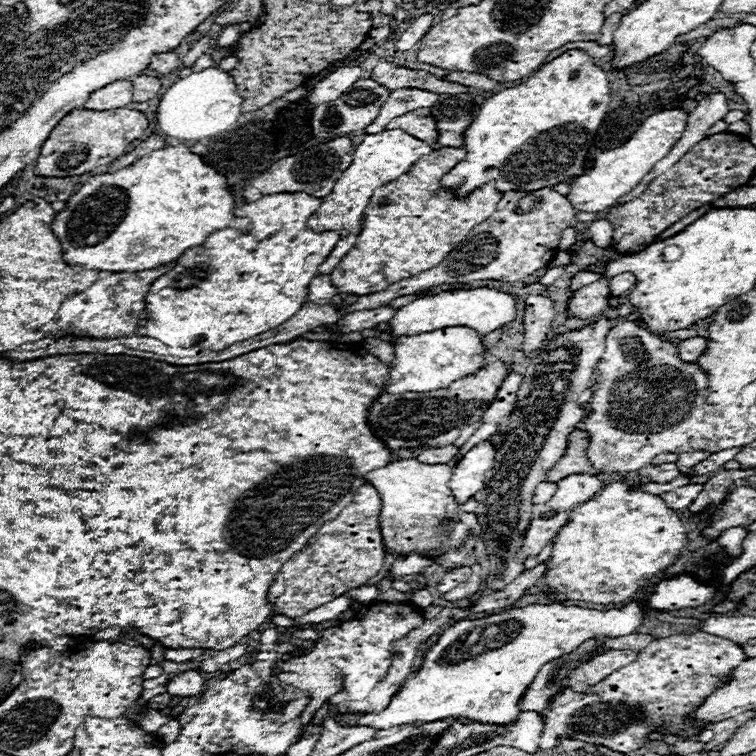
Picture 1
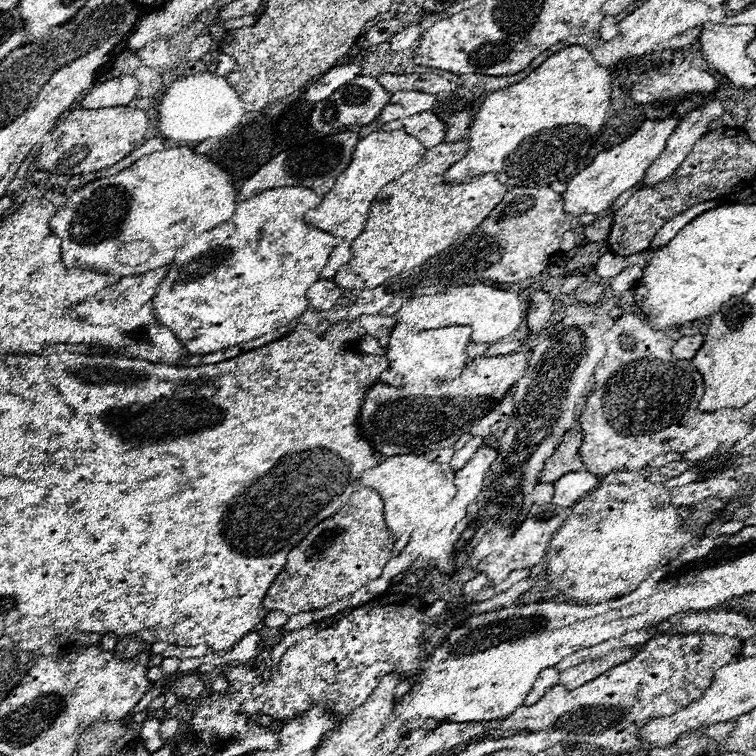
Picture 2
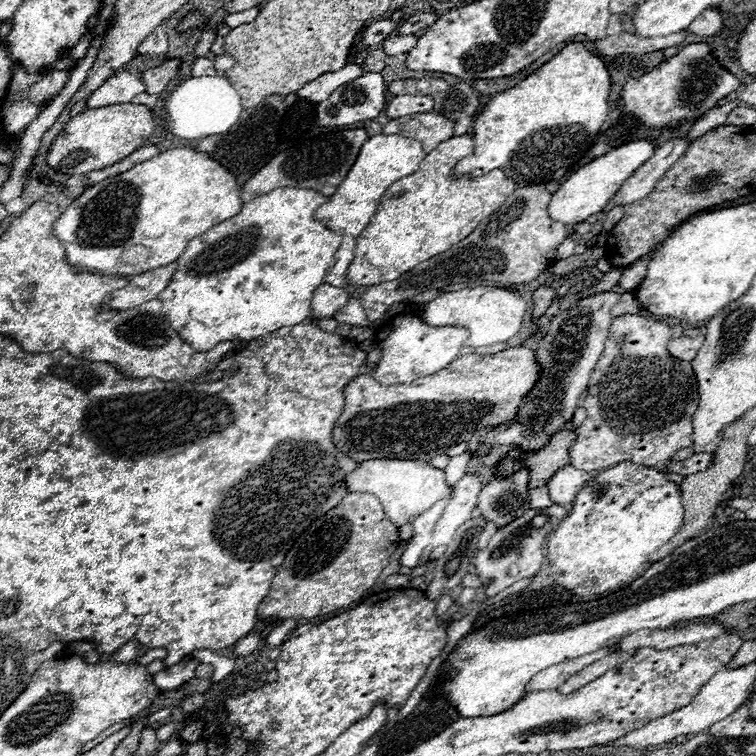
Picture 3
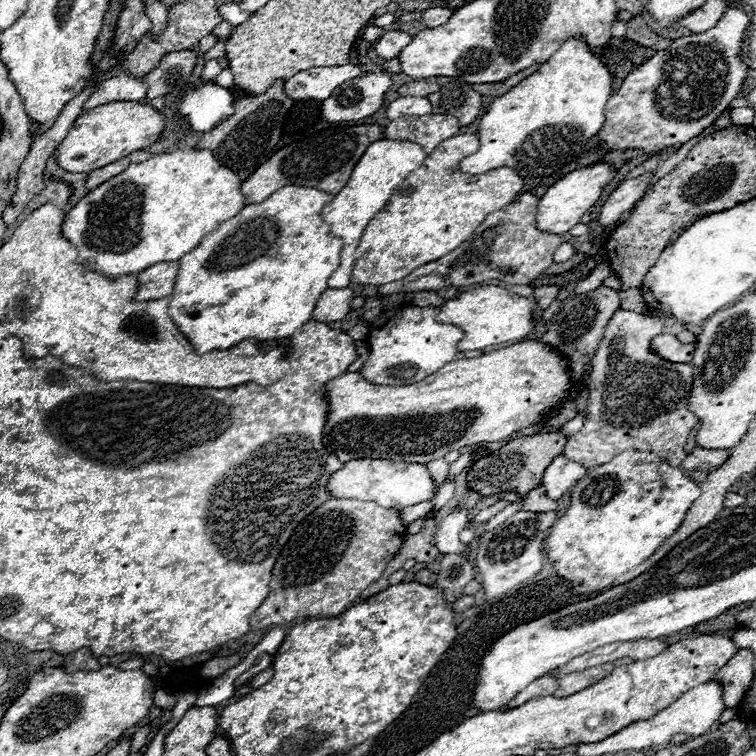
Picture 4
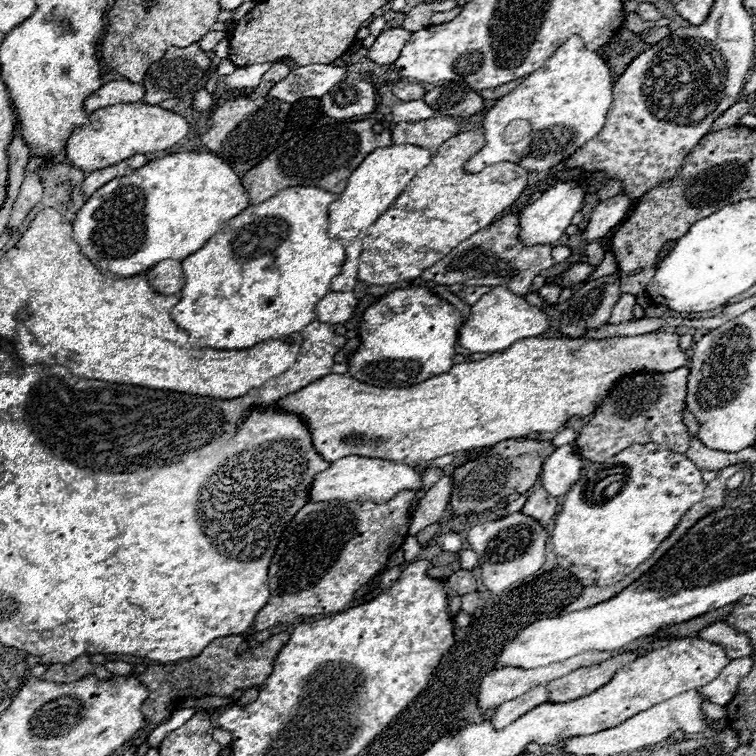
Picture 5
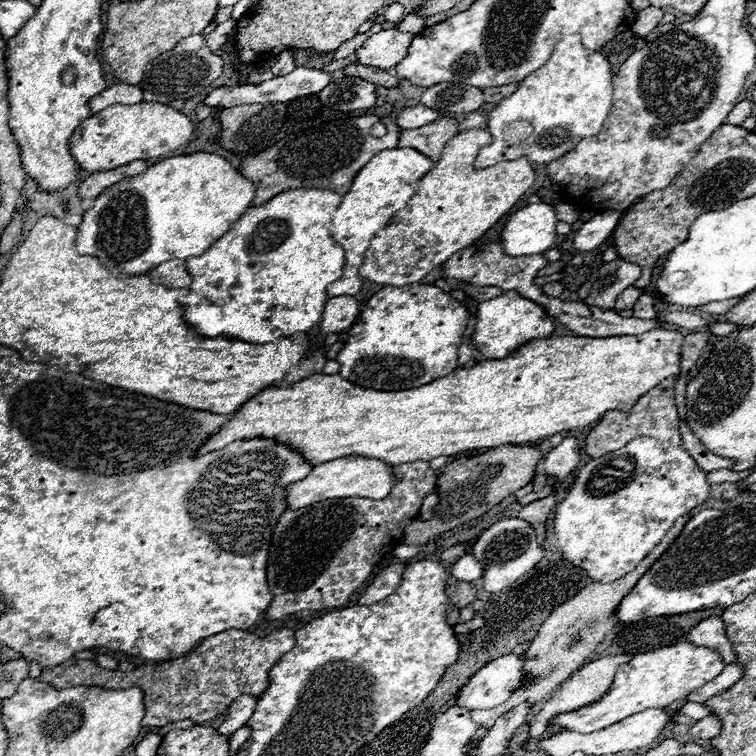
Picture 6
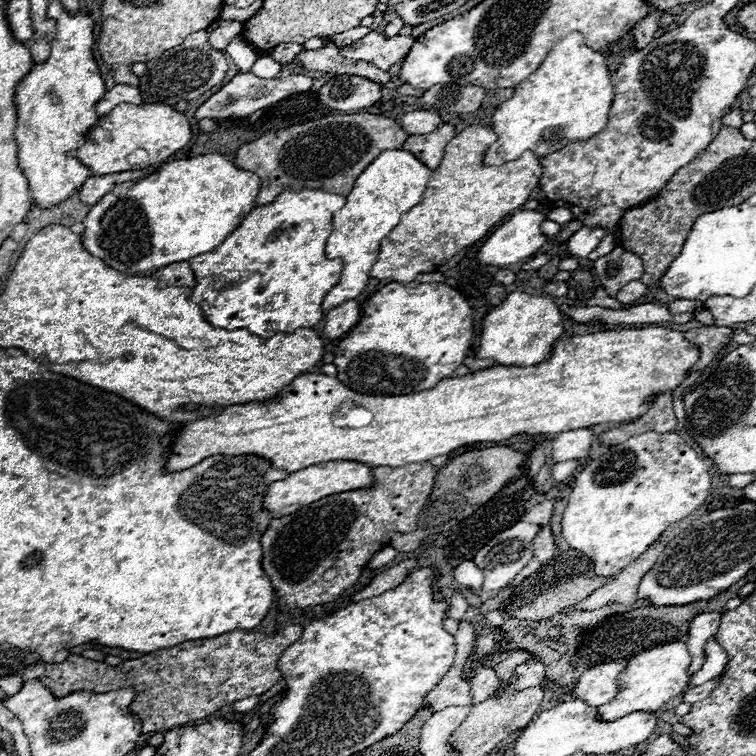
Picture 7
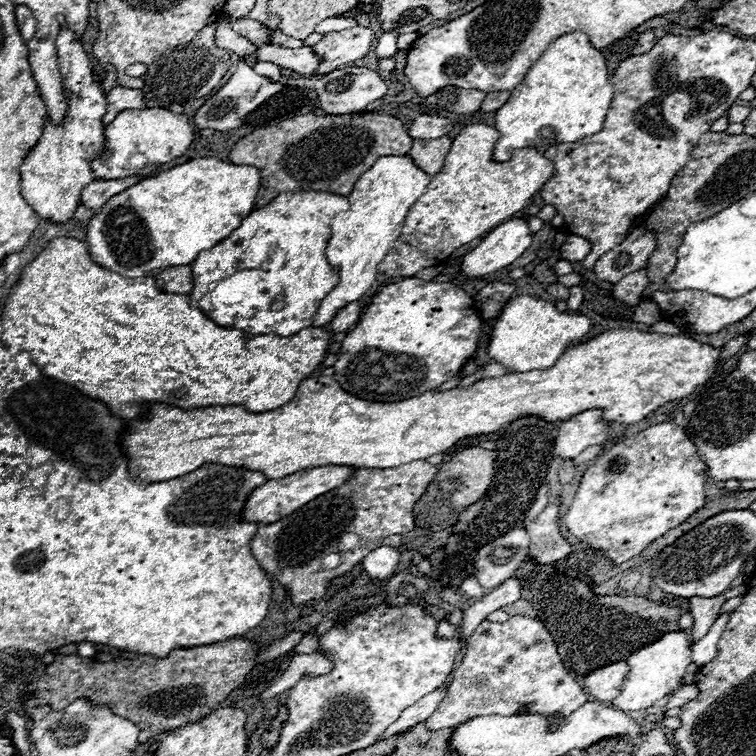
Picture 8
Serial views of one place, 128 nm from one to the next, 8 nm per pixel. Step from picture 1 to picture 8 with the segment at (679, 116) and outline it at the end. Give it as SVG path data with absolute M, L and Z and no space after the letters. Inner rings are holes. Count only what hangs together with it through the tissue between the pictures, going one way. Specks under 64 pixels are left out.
M512 218L492 230L478 248L462 260L462 272L466 276L484 276L510 266L532 244L534 232L524 218Z

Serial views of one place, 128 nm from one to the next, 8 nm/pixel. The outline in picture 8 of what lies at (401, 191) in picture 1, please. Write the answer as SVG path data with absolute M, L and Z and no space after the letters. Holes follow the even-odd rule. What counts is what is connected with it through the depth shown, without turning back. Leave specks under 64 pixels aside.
M470 124L452 140L442 170L432 178L428 190L404 220L402 234L380 262L378 270L388 276L410 278L418 270L447 259L456 248L486 236L528 206L528 200L552 178L554 166L534 148L516 152L508 162L492 162L498 132L486 124ZM496 204L496 206L494 206Z

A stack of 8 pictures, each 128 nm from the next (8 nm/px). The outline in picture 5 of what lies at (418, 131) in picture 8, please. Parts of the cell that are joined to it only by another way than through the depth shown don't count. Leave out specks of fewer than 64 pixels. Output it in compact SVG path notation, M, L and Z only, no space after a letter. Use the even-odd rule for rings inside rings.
M408 100L392 106L392 120L394 122L416 122L434 118L434 110L424 100Z

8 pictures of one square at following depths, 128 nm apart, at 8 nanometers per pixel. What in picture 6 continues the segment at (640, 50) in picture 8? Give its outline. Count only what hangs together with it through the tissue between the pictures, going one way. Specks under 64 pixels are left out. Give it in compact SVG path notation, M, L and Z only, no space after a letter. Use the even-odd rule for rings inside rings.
M648 6L648 8L640 10L640 12L636 14L634 24L632 24L632 32L638 34L640 38L644 38L646 34L650 34L650 32L658 26L658 22L660 22L662 16L664 16L664 10L654 8L654 6Z

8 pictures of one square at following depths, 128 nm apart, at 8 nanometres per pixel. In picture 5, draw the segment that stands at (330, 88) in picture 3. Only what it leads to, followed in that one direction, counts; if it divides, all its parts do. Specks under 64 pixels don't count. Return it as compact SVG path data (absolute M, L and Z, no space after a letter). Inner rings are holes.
M310 64L304 68L294 68L282 82L278 82L272 87L270 94L272 98L280 98L282 102L296 102L300 98L322 98L324 94L328 94L328 90L338 84L340 80L344 80L348 76L344 66L334 66L334 64Z

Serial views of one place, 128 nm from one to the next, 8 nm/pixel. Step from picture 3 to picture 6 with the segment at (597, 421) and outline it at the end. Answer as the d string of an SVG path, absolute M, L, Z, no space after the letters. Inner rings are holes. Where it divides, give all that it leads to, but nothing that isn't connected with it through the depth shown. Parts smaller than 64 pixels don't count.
M628 286L628 290L624 290L624 294L620 294L620 298L616 300L616 306L614 310L616 312L622 312L622 310L628 310L628 308L634 308L638 296L642 294L640 288L634 288L634 286ZM670 376L666 380L662 380L658 386L654 386L650 392L642 394L634 406L626 412L620 410L608 410L598 424L586 434L584 440L584 450L590 458L600 458L606 456L614 450L620 450L622 446L626 446L630 440L638 438L638 436L652 436L656 440L662 442L670 442L672 446L682 446L682 438L680 438L680 420L678 420L678 412L676 412L676 404L674 404L674 384L680 376Z

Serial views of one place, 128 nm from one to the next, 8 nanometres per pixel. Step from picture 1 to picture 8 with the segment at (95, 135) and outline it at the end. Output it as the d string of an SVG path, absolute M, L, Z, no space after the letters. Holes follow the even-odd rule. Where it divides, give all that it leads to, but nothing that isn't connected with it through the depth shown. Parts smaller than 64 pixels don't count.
M142 108L120 112L108 126L104 126L104 138L104 150L92 162L92 170L100 180L114 180L152 174L160 164L182 156L190 148L194 134L186 114L174 114L168 108ZM136 156L140 156L140 162L132 162Z

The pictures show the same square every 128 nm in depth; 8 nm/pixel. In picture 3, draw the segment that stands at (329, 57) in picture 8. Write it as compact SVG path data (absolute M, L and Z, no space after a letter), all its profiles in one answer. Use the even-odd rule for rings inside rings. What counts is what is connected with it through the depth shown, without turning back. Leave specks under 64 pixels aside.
M408 34L408 36L390 36L384 40L384 52L390 54L390 56L398 56L398 54L404 54L408 52L410 48L416 46L416 36L414 34Z

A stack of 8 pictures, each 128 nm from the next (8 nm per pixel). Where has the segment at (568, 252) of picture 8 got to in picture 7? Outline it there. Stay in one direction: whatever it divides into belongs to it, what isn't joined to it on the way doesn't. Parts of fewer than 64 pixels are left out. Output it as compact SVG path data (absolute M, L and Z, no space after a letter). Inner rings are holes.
M582 226L574 236L570 236L568 250L576 258L586 258L592 250L596 250L596 246L600 244L600 240L606 234L608 234L606 228L588 228L588 226Z

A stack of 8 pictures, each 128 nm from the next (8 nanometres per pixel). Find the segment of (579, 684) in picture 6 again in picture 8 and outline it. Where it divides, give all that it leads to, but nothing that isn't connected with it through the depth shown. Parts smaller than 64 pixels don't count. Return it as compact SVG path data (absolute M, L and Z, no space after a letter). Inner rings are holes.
M614 662L594 670L584 678L584 690L598 702L612 702L616 696L620 696L620 688L628 670L630 668L626 662Z

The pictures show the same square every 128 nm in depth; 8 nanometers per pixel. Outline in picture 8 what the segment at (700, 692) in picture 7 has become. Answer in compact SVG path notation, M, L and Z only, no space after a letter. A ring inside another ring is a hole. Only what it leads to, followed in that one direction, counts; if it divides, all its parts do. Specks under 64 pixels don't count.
M690 684L690 686L682 686L682 688L678 688L672 696L670 696L670 700L668 700L668 704L666 704L666 708L664 710L670 710L670 708L678 708L678 706L684 706L684 704L688 704L690 700L694 700L696 696L698 696L698 686L696 684Z

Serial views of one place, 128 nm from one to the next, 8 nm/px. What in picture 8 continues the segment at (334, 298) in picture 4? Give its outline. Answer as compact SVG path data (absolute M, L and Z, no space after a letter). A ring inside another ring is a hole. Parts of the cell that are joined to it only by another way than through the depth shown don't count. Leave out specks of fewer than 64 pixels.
M350 302L348 306L344 306L344 310L340 310L340 314L336 314L336 318L332 318L330 322L330 330L334 334L338 332L348 332L360 318L362 314L362 308L358 302Z

